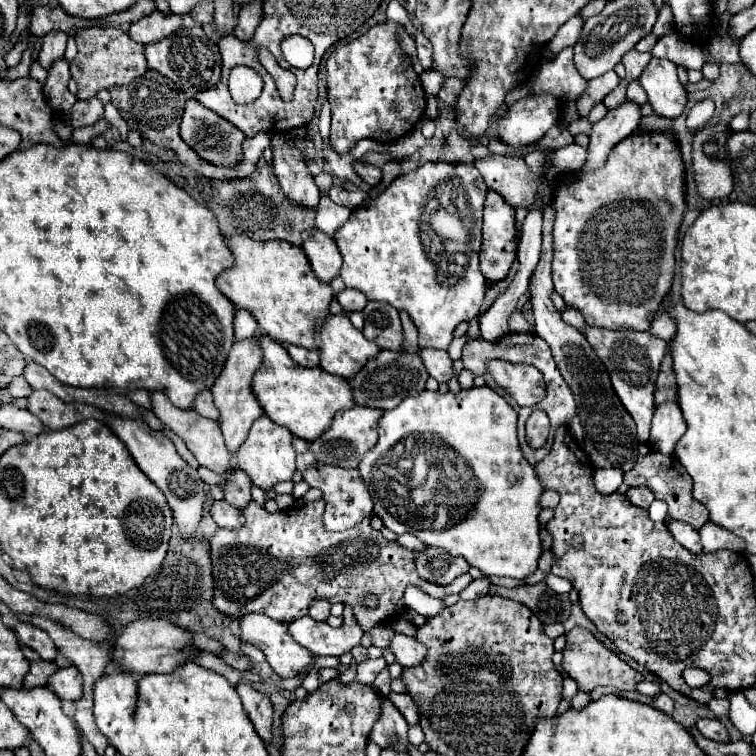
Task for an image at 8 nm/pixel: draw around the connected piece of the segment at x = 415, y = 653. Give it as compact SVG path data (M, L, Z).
M401 633L393 635L389 649L395 653L397 661L403 667L415 667L415 665L419 665L423 661L423 655L427 655L427 647L425 645L421 645L417 639L401 635Z

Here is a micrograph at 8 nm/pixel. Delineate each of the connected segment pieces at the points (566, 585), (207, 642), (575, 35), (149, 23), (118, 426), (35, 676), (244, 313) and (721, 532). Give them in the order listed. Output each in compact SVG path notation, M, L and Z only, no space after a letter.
M547 575L545 577L547 585L555 591L555 593L569 593L573 589L573 585L567 581L567 579L559 579L557 575Z
M193 633L193 645L195 645L197 649L207 651L207 653L213 653L213 655L217 655L217 657L221 657L221 655L227 651L221 641L215 641L215 639L211 639L211 637L203 635L203 633Z
M581 15L573 17L571 21L567 21L567 23L557 31L557 35L553 37L553 41L547 43L547 49L553 51L553 53L559 53L563 47L575 45L575 41L579 39L579 33L581 33L581 29L583 29L583 21L585 21L585 19L583 19Z
M153 11L151 15L135 21L129 25L127 35L143 45L155 43L159 39L165 39L167 35L175 33L177 29L183 27L183 17L175 15L175 13L161 13L161 11Z
M107 415L107 419L113 433L125 443L139 469L165 493L169 507L173 511L173 519L179 527L179 533L185 537L185 541L193 539L205 507L205 483L201 481L199 473L181 459L169 437L165 437L161 431L149 429L149 425L143 423L141 419L121 419L111 415Z
M23 647L23 653L25 657L31 661L31 669L25 677L25 687L27 689L33 689L33 687L45 687L47 685L47 679L51 677L51 673L57 669L55 663L47 663L43 661L35 651L31 651L29 647Z
M239 309L235 313L235 339L245 339L245 337L253 337L255 333L259 333L259 325L255 321L255 317L247 311L247 309Z
M707 521L707 525L701 527L699 535L701 535L701 543L703 543L705 553L713 553L719 549L729 549L735 553L745 551L745 541L741 537L723 529L721 525L715 525L713 521Z

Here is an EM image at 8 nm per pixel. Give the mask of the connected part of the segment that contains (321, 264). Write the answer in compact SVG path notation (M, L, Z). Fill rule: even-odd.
M307 229L303 233L303 251L311 261L313 273L321 281L329 283L333 277L339 275L343 259L335 241L329 235L325 235L319 229Z

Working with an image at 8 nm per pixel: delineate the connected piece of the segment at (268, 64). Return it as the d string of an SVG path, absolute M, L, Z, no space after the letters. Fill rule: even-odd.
M259 49L259 63L265 65L265 69L275 77L281 98L286 102L291 101L296 83L293 73L283 71L283 69L277 65L275 57L271 57L271 53L267 53L267 49Z

